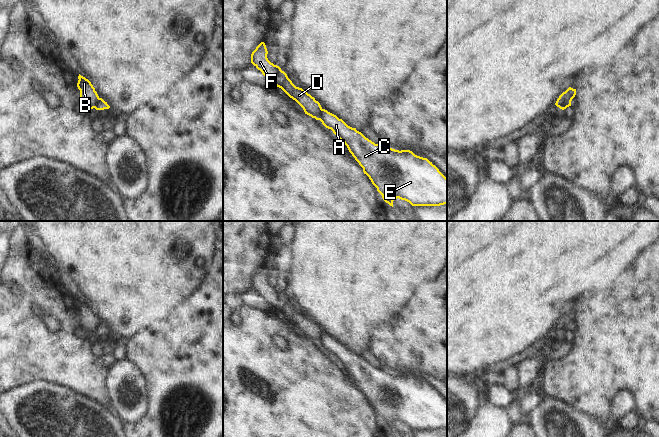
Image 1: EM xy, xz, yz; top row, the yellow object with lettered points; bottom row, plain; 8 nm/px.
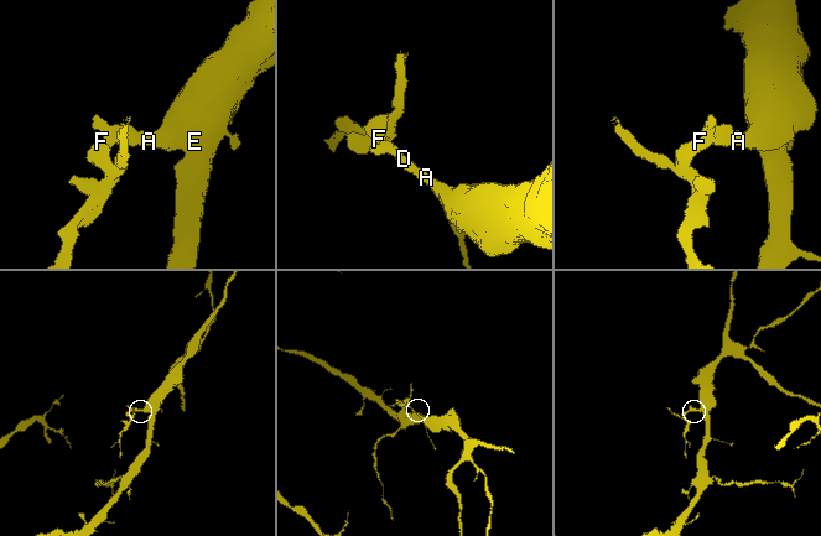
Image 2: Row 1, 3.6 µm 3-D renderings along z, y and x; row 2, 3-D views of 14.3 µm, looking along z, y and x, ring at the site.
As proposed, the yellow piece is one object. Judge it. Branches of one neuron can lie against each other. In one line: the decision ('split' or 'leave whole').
split

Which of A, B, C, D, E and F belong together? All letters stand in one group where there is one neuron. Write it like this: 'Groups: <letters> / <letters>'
Groups: A C E / B D F

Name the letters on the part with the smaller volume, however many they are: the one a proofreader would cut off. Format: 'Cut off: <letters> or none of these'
Cut off: B, D, F

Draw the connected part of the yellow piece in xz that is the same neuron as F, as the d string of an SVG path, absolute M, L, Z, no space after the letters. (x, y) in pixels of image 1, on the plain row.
M261 266L251 278L251 287L262 296L272 310L281 312L290 322L295 324L303 332L305 338L320 344L322 334L320 327L302 312L296 311L279 290L268 284L267 278L266 269Z

